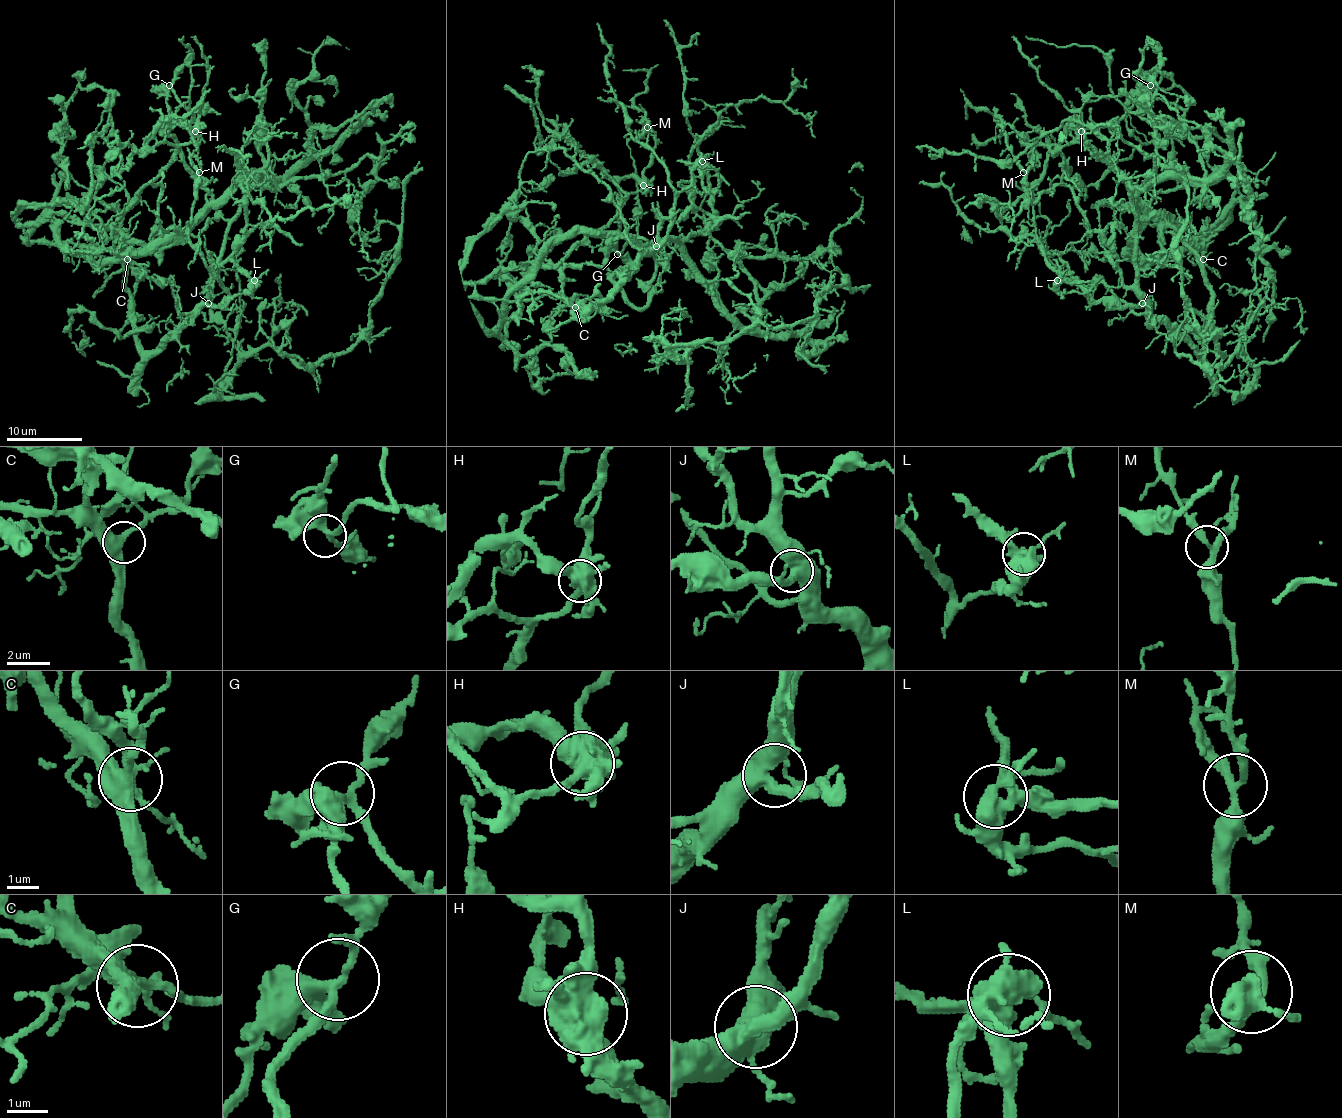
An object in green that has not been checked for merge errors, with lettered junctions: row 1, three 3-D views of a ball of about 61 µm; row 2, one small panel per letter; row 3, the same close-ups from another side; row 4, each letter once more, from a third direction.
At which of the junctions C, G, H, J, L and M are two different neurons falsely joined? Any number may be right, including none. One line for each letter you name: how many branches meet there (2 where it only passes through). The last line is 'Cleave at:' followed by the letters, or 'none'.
H: 5 branches meet
Cleave at: H

